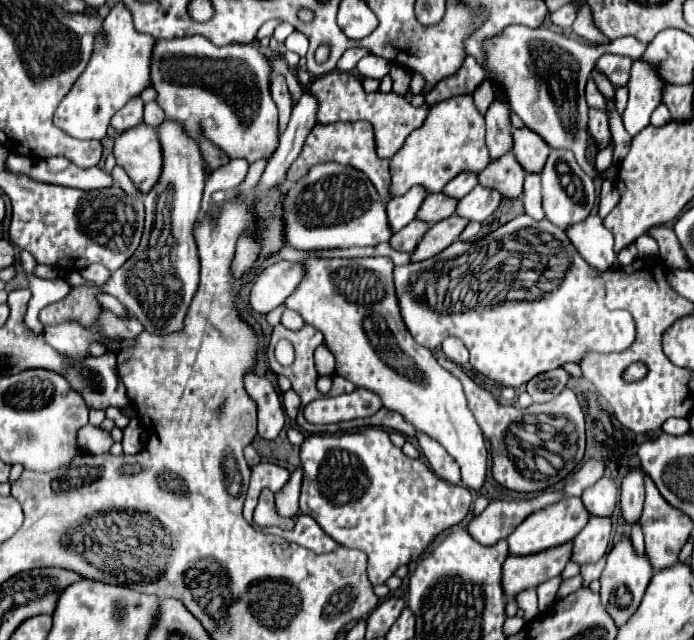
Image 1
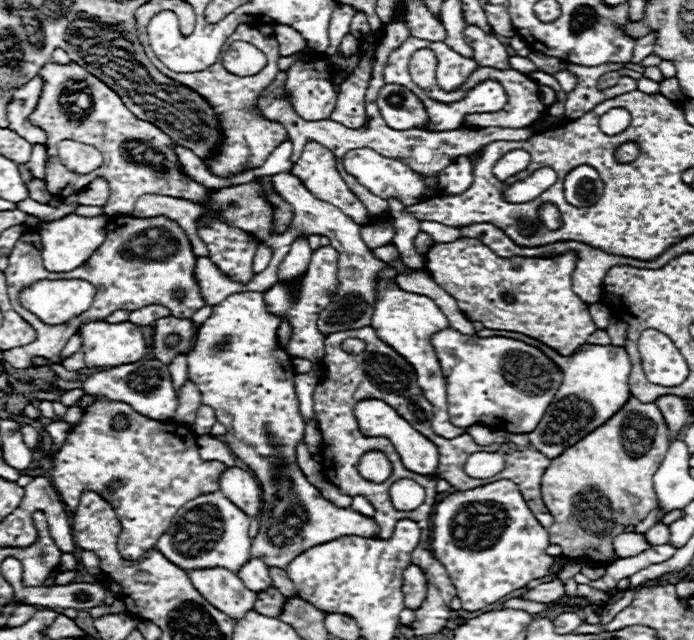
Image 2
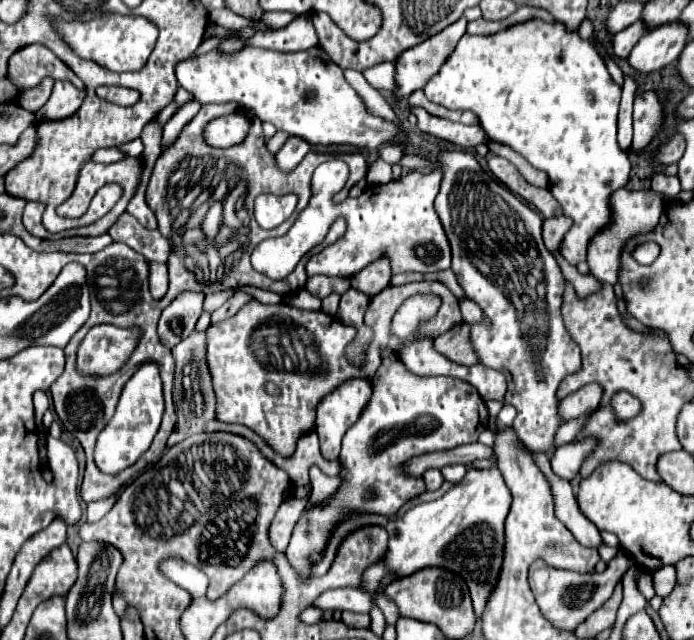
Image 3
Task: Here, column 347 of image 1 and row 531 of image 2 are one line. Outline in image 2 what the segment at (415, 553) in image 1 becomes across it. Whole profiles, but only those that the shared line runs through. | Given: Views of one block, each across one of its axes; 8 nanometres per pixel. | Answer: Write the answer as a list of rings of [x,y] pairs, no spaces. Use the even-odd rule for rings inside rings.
[[[498,480],[474,490],[466,492],[454,492],[446,496],[440,504],[436,504],[434,516],[432,516],[432,554],[434,558],[446,568],[454,588],[456,596],[462,600],[462,608],[468,612],[480,610],[486,604],[492,604],[506,594],[524,588],[530,580],[548,576],[548,568],[552,566],[552,556],[546,554],[548,542],[548,530],[538,524],[530,508],[526,506],[518,486],[512,480]]]

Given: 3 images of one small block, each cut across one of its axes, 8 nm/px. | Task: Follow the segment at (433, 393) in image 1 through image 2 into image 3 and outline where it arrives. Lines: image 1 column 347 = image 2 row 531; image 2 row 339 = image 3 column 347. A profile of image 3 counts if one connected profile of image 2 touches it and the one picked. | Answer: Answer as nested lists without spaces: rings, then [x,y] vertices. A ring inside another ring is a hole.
[[[412,170],[388,184],[368,186],[358,198],[346,198],[338,204],[340,218],[344,218],[348,226],[346,234],[316,254],[316,258],[310,258],[306,264],[308,276],[324,274],[352,278],[382,252],[388,252],[390,256],[392,274],[438,272],[450,268],[450,242],[434,210],[434,198],[440,190],[440,182],[442,174],[438,170],[430,174]]]

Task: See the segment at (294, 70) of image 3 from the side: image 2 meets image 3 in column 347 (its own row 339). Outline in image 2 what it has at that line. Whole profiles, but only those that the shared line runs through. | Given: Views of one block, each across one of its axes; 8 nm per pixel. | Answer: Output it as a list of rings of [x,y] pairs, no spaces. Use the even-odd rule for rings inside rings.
[[[90,320],[90,324],[82,324],[78,328],[78,336],[82,338],[82,352],[86,356],[86,368],[112,368],[120,364],[134,364],[144,358],[146,342],[140,328],[132,322],[110,324],[106,320]]]

